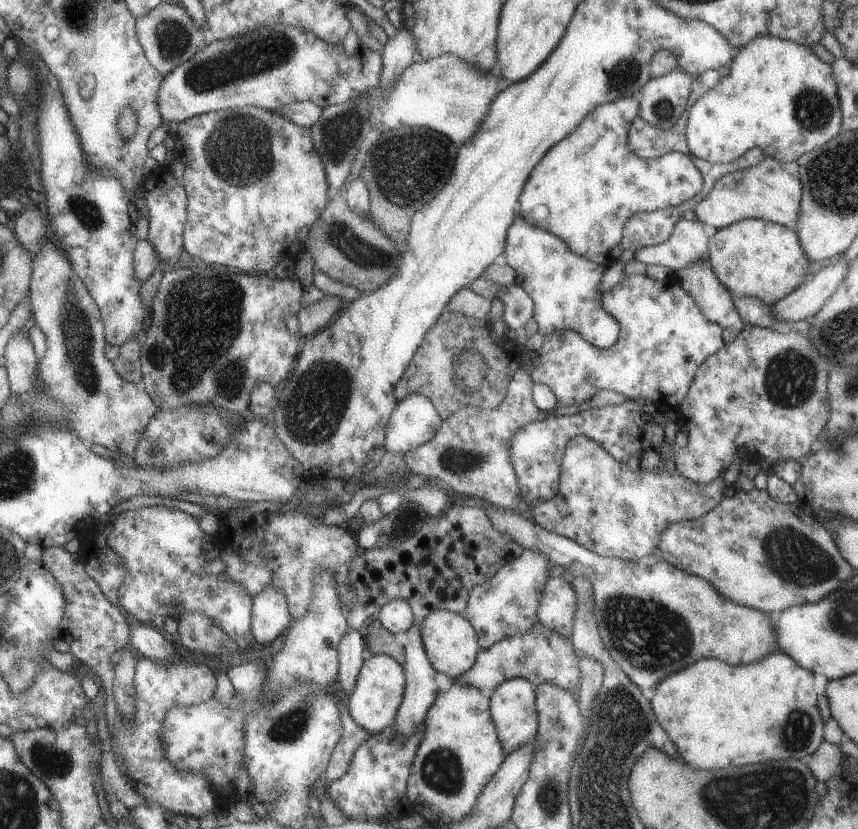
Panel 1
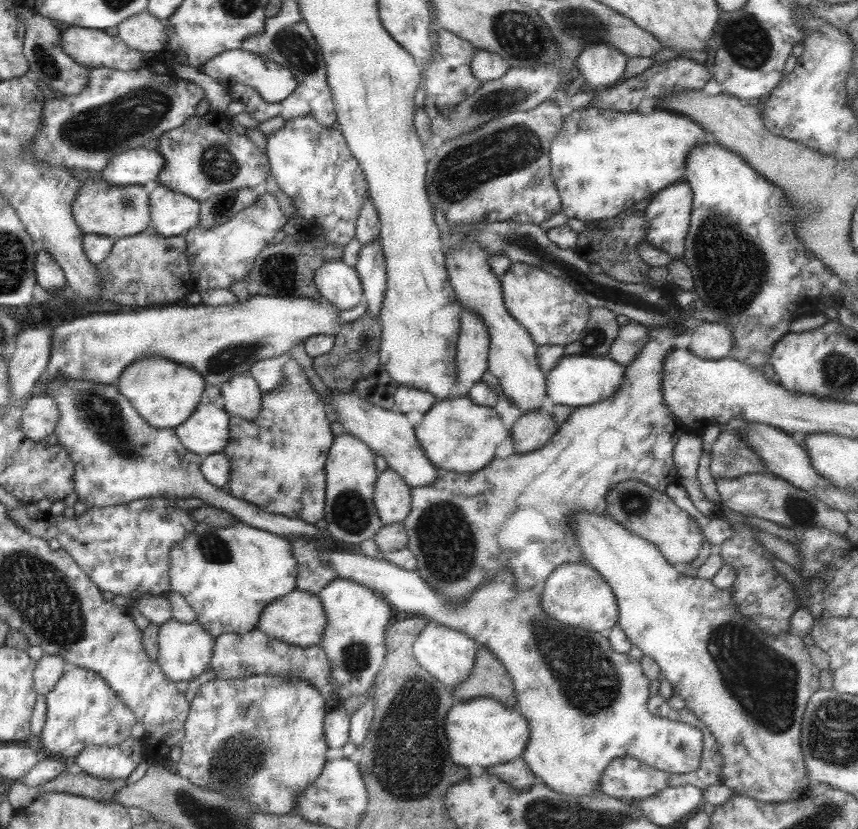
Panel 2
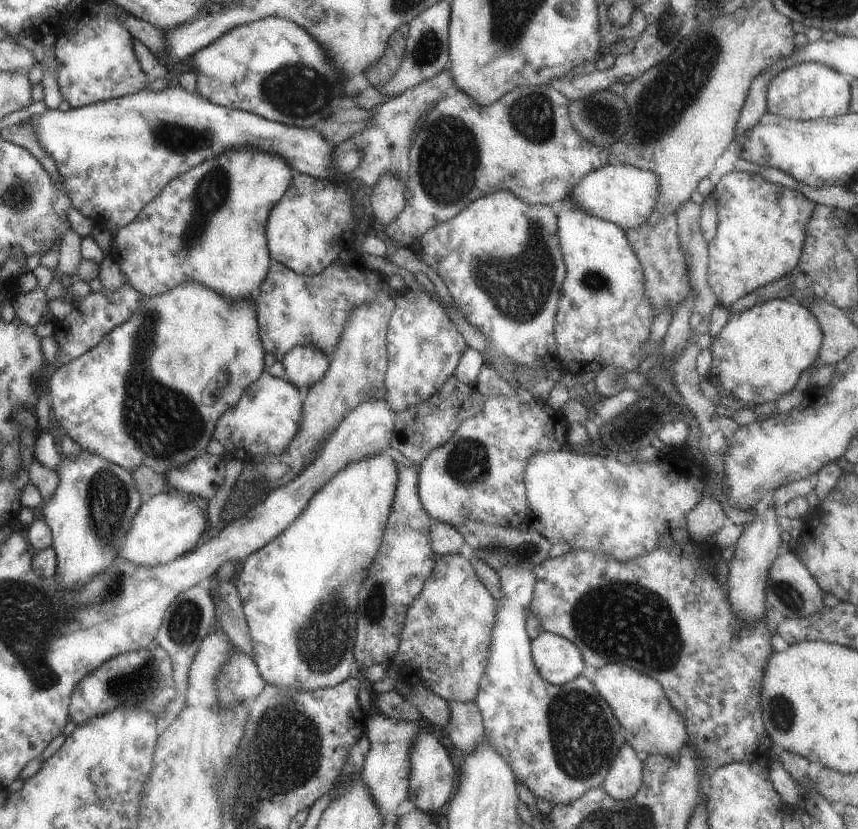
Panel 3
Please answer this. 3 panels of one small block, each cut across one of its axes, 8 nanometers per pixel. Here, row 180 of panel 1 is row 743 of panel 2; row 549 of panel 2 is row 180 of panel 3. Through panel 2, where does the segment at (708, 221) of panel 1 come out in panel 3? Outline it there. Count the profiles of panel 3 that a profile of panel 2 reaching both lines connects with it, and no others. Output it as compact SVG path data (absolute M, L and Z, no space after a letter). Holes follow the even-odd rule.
M610 163L589 172L574 185L569 196L590 216L617 224L620 228L630 230L646 224L654 206L658 202L660 182L658 176L650 170L640 170L625 163Z

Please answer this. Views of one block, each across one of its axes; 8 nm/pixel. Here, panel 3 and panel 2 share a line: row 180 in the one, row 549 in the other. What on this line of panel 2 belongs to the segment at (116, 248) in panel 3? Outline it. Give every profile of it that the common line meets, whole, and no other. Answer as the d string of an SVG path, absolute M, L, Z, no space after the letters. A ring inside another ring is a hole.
M196 523L172 548L169 554L169 591L184 596L196 612L195 621L213 637L221 634L246 634L256 629L262 609L296 589L297 564L290 539L244 523L225 527Z

